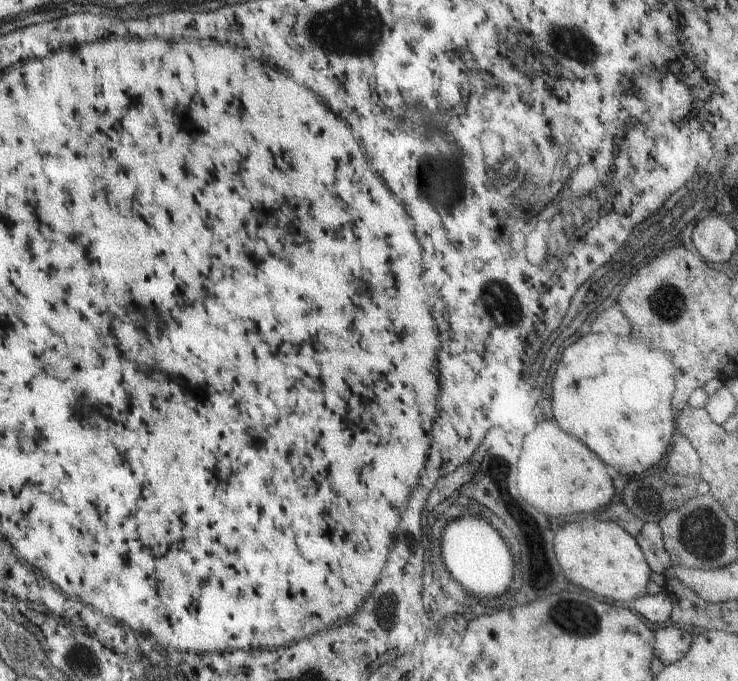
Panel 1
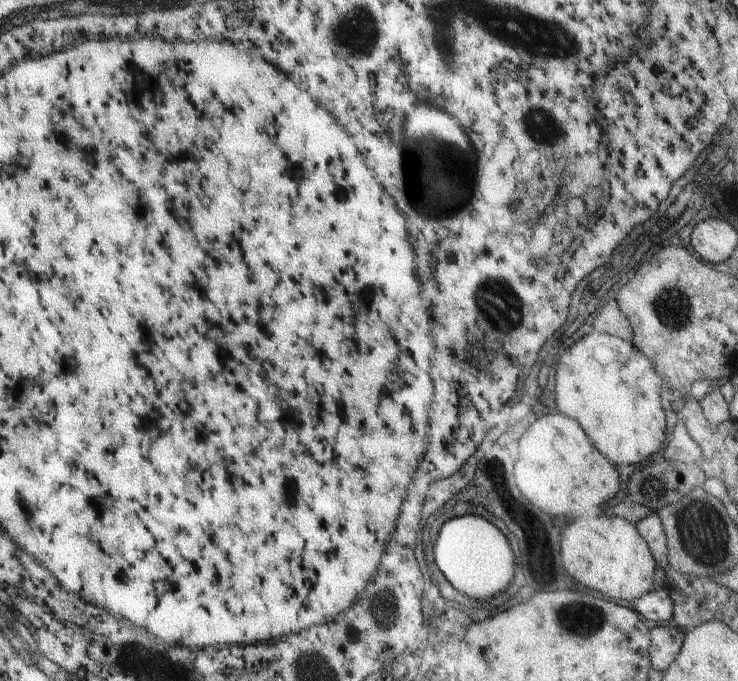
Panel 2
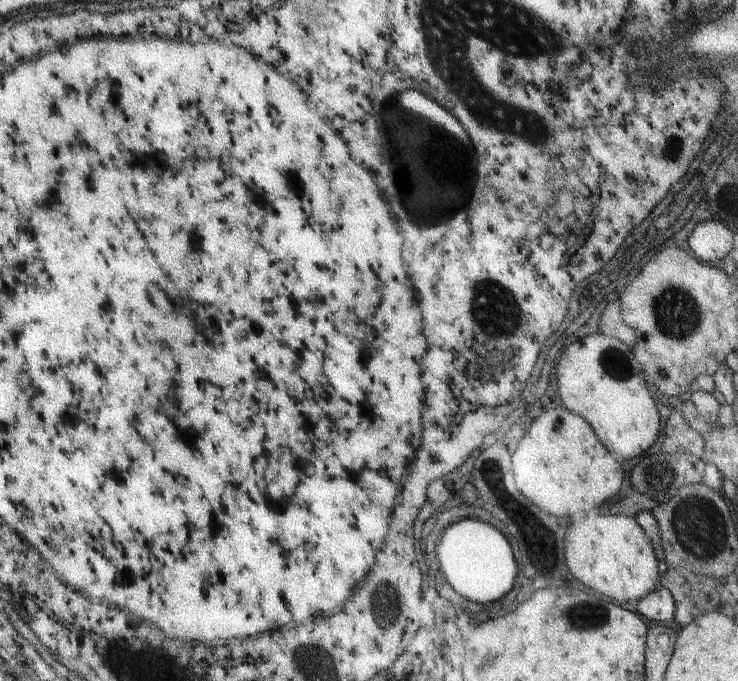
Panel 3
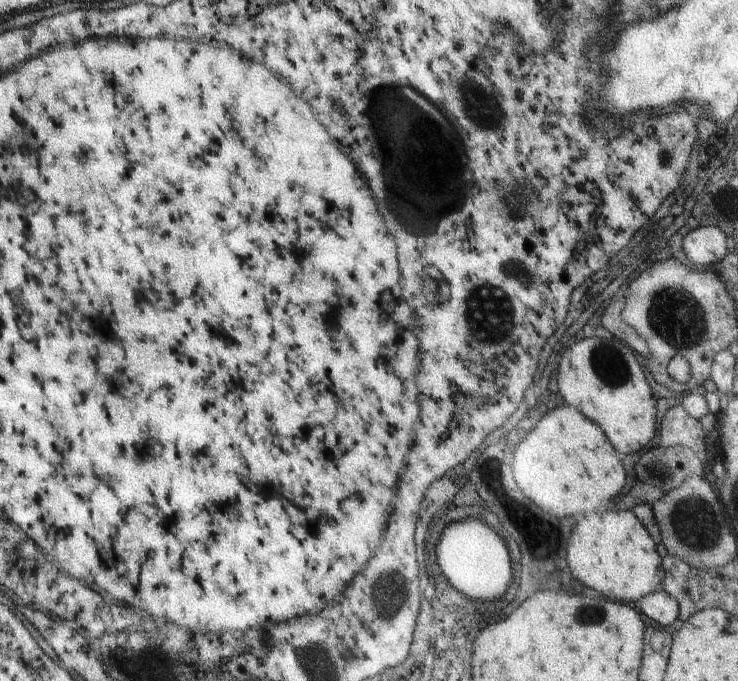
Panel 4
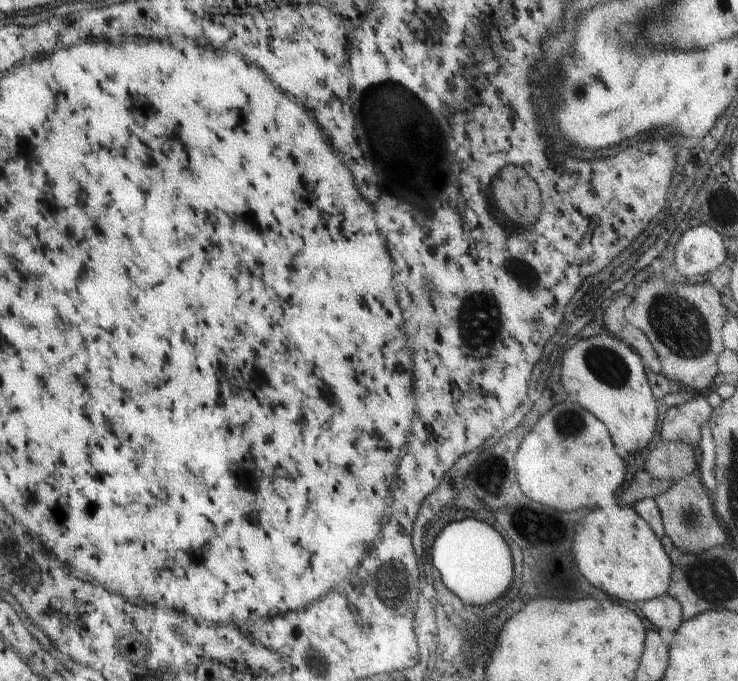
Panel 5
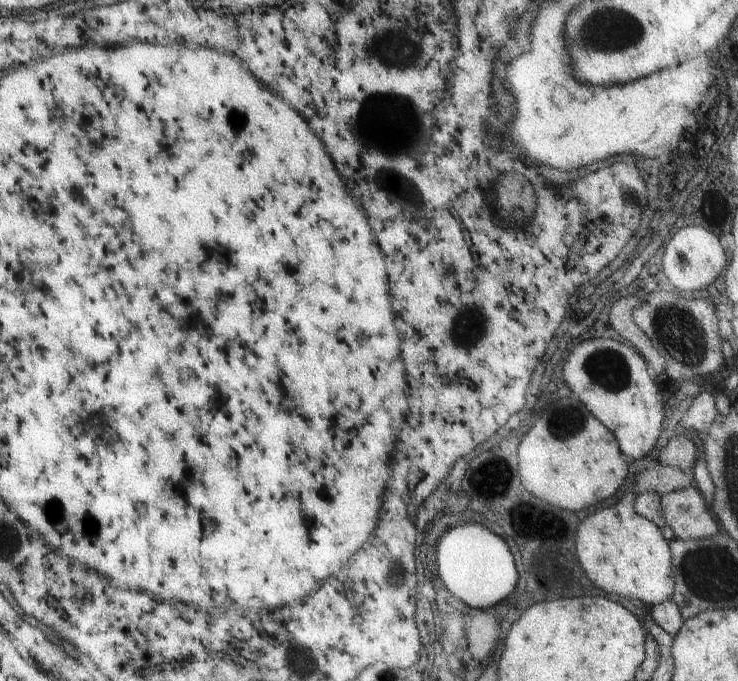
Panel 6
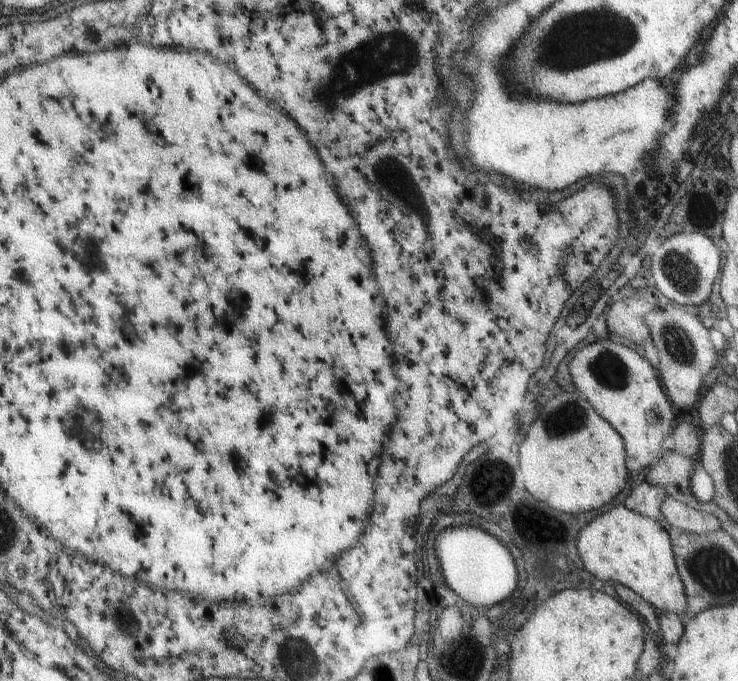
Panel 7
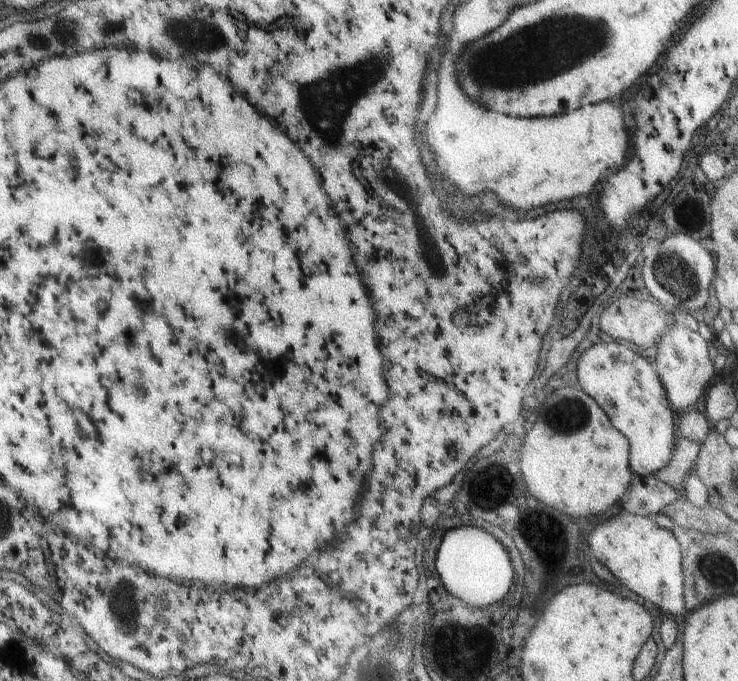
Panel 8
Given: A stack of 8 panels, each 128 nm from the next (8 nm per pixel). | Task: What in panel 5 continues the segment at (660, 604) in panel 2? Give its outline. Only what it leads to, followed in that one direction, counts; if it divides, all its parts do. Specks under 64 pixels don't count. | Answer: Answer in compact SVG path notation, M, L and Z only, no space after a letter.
M666 592L657 598L649 598L649 600L641 602L640 610L643 616L658 630L674 632L683 621L679 603Z

